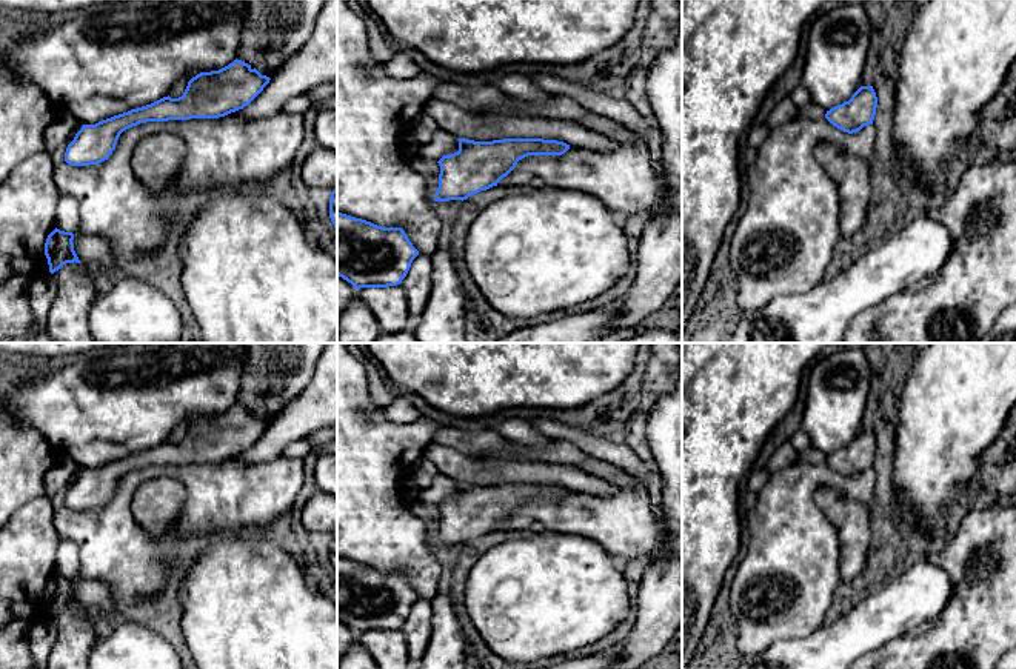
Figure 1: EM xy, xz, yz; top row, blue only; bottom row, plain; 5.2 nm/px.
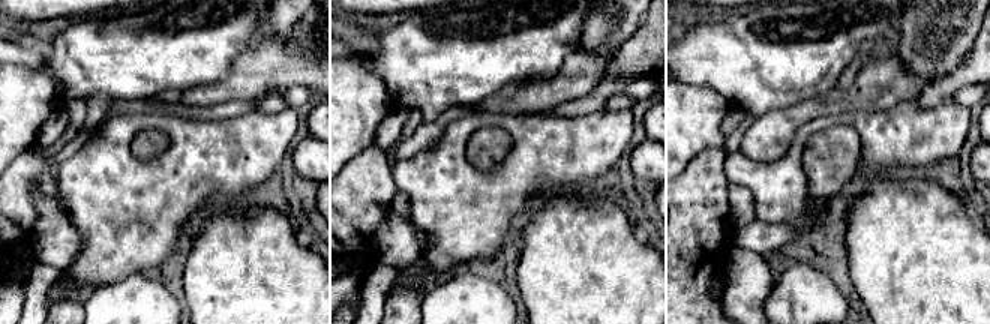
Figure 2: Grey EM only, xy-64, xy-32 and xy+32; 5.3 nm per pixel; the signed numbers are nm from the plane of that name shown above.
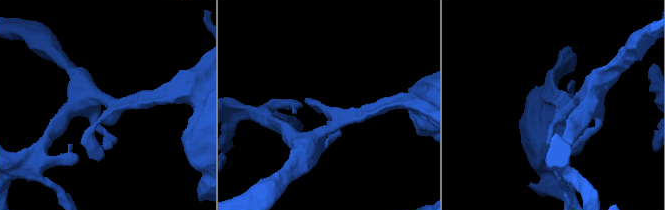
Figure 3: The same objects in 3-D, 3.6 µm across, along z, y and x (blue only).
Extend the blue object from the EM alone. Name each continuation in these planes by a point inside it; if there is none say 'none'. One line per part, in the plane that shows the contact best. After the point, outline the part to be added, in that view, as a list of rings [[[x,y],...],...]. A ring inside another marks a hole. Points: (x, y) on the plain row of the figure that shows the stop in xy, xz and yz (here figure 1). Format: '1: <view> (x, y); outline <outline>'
none

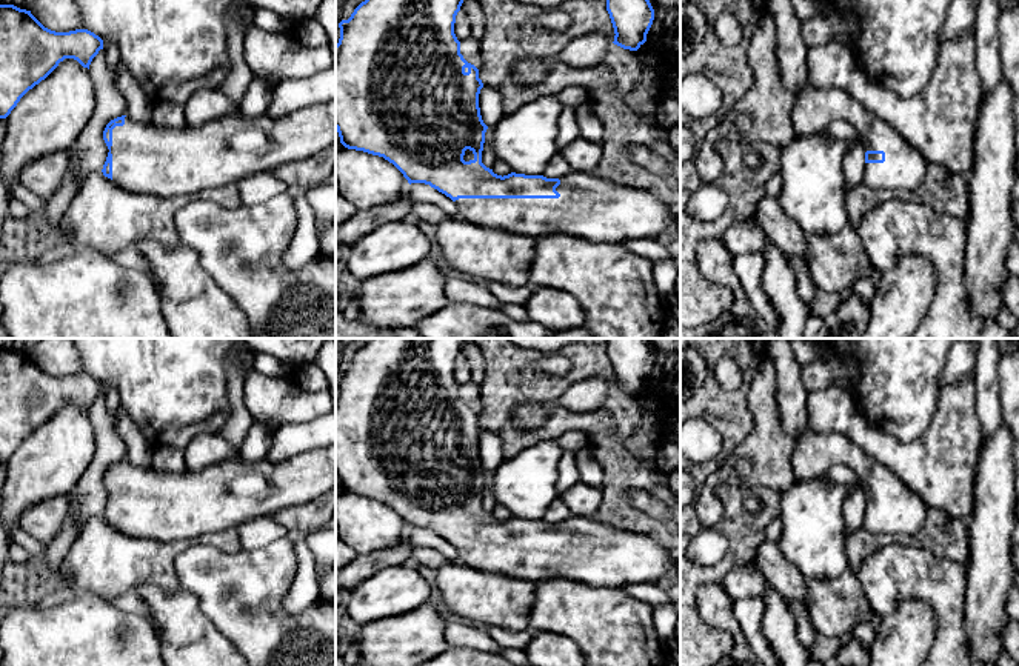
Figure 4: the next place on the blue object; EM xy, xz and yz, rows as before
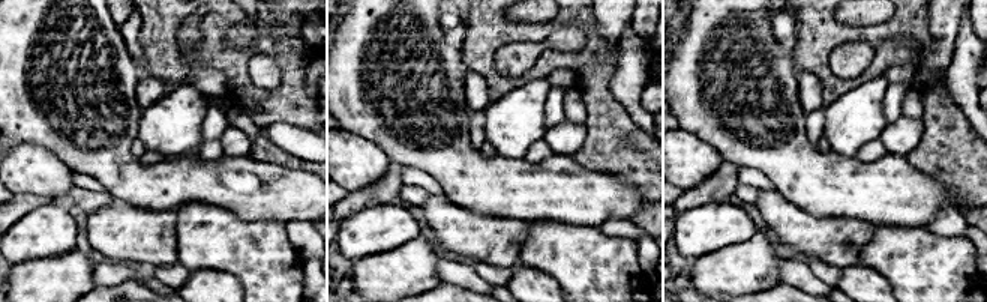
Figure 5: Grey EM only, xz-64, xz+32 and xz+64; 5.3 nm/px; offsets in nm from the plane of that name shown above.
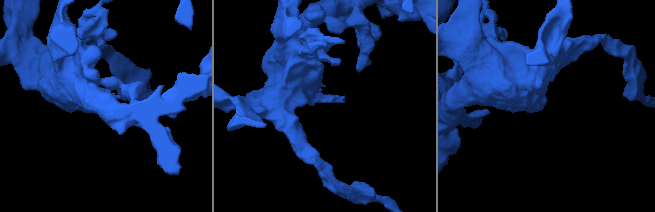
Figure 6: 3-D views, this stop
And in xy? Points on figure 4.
1: xy (162, 506); outline [[[336,443],[279,463],[232,458],[197,472],[159,472],[126,460],[125,469],[112,474],[112,526],[129,537],[152,541],[197,540],[303,504],[334,486]]]

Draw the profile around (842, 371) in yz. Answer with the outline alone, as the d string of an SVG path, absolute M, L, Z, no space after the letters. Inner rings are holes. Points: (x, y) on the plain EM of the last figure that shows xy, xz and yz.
M833 355L827 363L817 361L802 366L802 381L808 392L837 385L853 389L857 380L857 365L850 357Z

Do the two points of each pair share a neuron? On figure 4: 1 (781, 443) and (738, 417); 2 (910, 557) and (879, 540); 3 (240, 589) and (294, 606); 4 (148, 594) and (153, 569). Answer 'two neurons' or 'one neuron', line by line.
1: two neurons
2: two neurons
3: two neurons
4: two neurons

